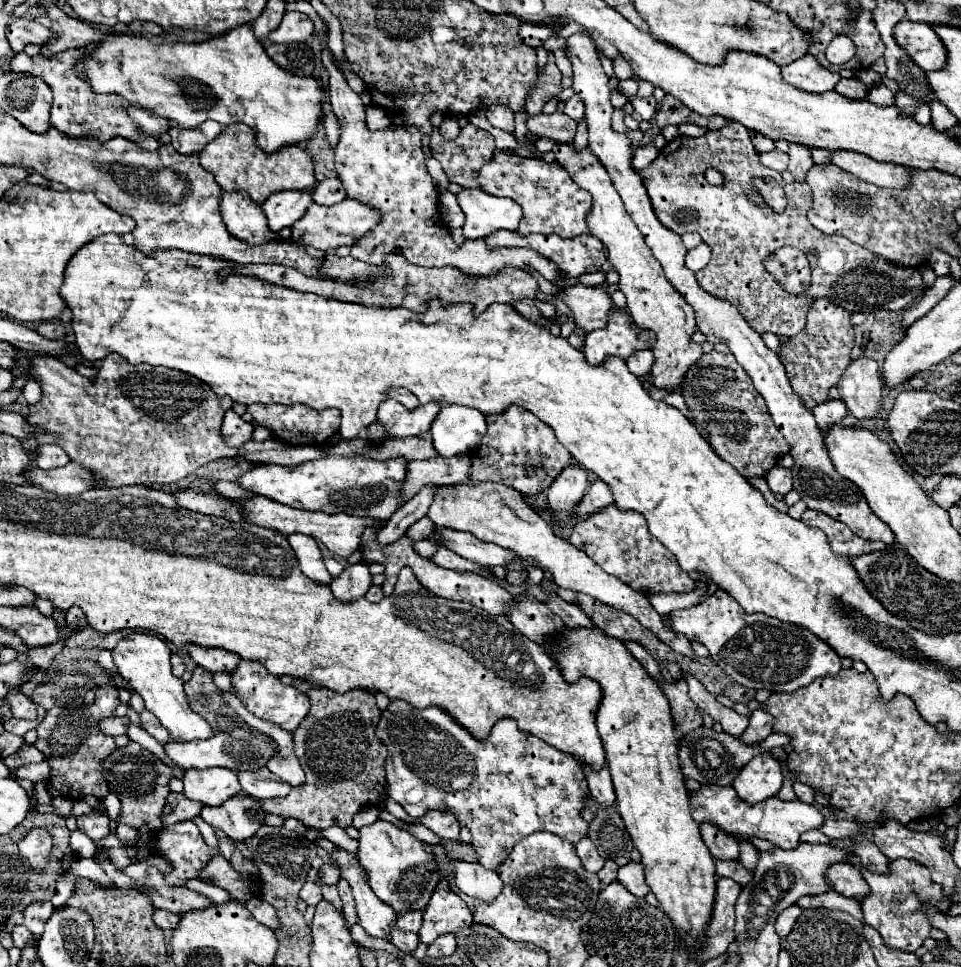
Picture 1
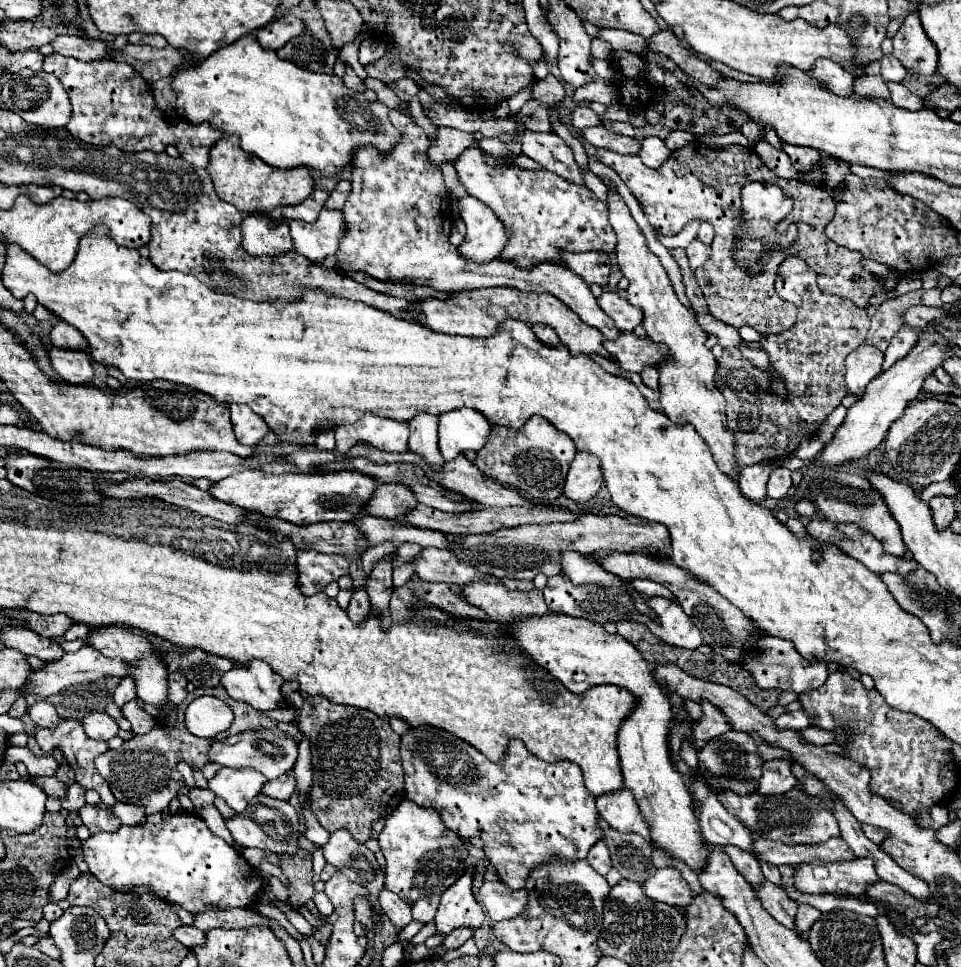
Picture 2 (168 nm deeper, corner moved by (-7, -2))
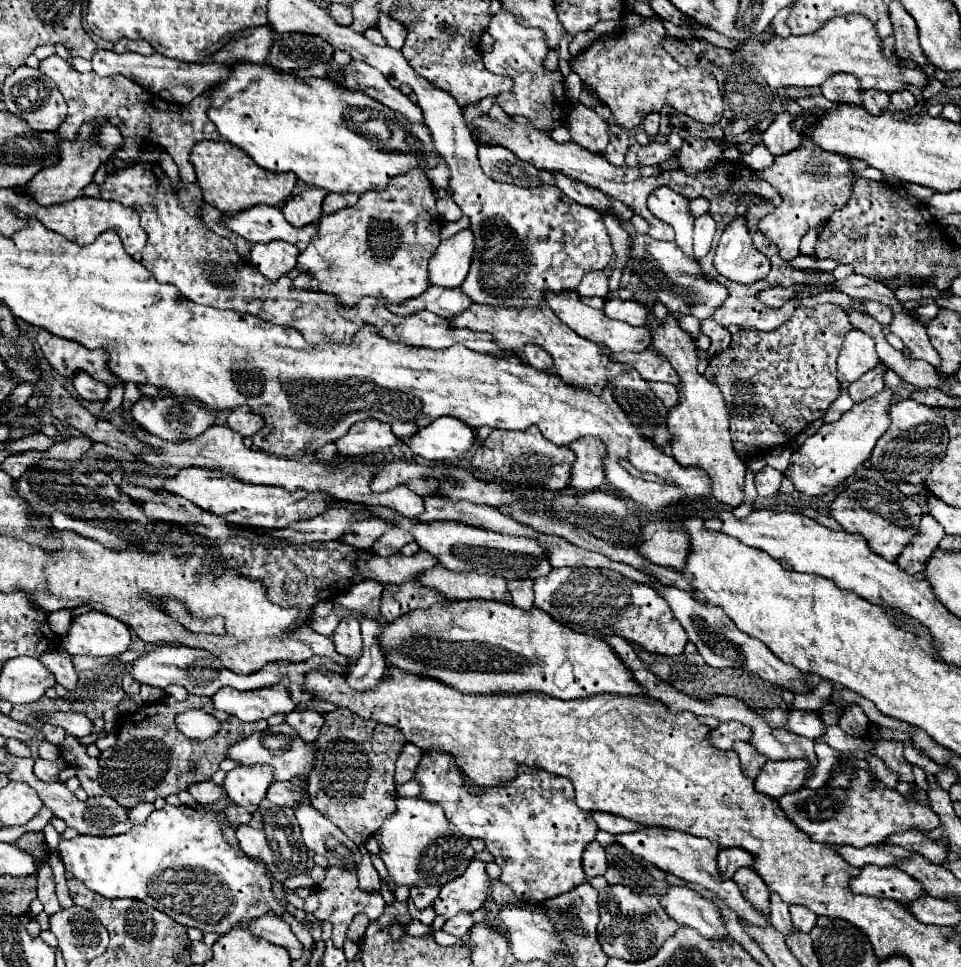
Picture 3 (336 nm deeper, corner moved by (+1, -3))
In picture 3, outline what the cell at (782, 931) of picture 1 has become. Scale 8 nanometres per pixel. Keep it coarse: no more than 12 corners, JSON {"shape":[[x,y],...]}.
{"shape":[[789,906],[793,926],[801,932],[811,932],[817,922],[805,906]]}

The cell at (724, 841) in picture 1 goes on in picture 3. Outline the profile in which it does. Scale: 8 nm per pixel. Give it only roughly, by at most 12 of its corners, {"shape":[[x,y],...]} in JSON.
{"shape":[[739,868],[733,880],[759,908],[771,914],[769,888],[753,868]]}

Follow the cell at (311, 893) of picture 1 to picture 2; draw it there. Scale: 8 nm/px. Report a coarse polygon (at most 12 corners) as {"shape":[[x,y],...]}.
{"shape":[[325,891],[315,893],[313,903],[323,917],[333,913],[329,897]]}

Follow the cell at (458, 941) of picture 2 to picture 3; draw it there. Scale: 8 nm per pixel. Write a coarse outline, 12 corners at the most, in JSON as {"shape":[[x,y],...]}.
{"shape":[[461,912],[447,920],[443,930],[461,938],[471,930],[473,916]]}

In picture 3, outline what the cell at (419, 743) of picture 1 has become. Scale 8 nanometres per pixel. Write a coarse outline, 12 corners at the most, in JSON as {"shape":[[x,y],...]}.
{"shape":[[455,758],[415,778],[467,838],[485,840],[519,898],[585,882],[599,828],[571,780],[521,766],[475,796]]}

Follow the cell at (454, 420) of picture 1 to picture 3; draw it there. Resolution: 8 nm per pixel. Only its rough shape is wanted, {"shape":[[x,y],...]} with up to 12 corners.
{"shape":[[451,416],[419,430],[409,450],[451,462],[475,444],[473,430]]}

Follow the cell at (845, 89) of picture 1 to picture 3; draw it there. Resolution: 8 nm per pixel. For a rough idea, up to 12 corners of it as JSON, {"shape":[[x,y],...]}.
{"shape":[[877,88],[863,92],[871,114],[889,110],[889,94]]}

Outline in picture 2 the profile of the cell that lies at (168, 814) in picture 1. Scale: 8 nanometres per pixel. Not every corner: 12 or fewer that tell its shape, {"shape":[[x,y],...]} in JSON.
{"shape":[[191,789],[187,795],[195,809],[211,805],[215,795],[207,789]]}

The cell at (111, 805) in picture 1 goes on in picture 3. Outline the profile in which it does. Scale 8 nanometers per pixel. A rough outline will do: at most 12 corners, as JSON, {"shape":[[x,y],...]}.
{"shape":[[167,804],[111,838],[61,838],[65,870],[223,936],[283,916],[227,844],[251,812]]}

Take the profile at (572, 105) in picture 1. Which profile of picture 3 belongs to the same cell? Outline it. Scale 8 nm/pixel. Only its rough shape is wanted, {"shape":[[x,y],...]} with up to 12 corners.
{"shape":[[573,106],[565,124],[593,154],[605,154],[607,120],[593,108]]}

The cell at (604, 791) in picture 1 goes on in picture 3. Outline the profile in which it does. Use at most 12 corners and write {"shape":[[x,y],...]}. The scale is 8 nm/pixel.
{"shape":[[593,812],[597,826],[613,836],[635,832],[641,824]]}

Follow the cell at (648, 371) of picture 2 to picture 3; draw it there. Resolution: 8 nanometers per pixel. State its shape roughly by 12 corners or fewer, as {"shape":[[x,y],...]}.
{"shape":[[651,382],[651,390],[667,408],[679,404],[675,386],[665,382]]}

